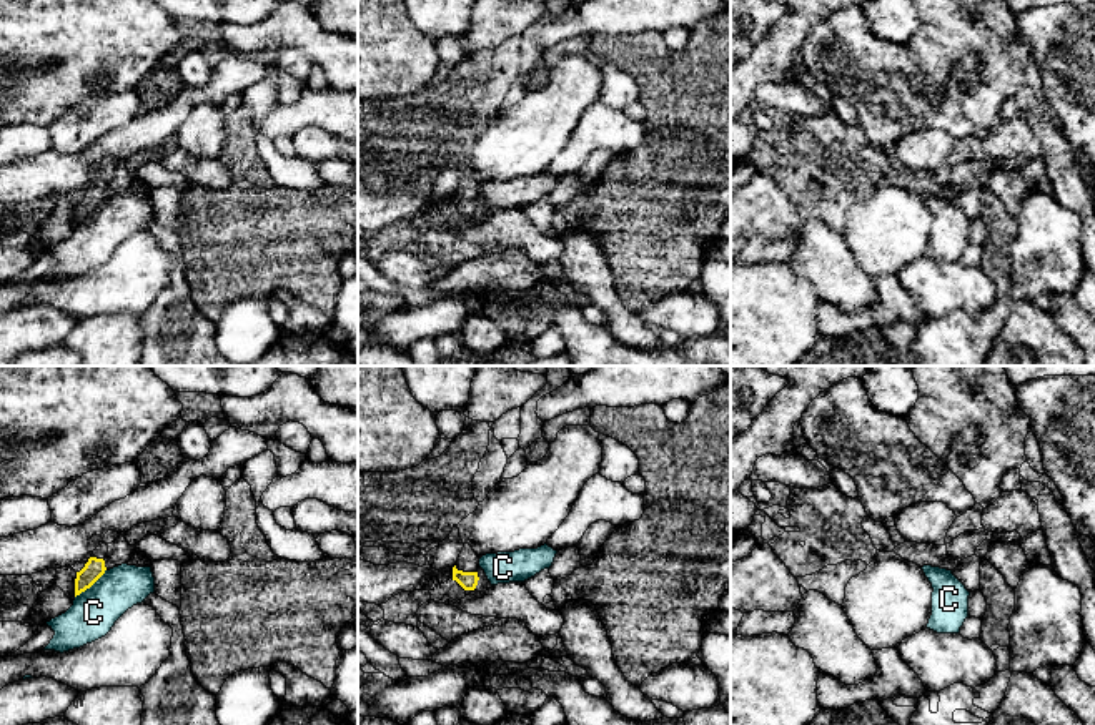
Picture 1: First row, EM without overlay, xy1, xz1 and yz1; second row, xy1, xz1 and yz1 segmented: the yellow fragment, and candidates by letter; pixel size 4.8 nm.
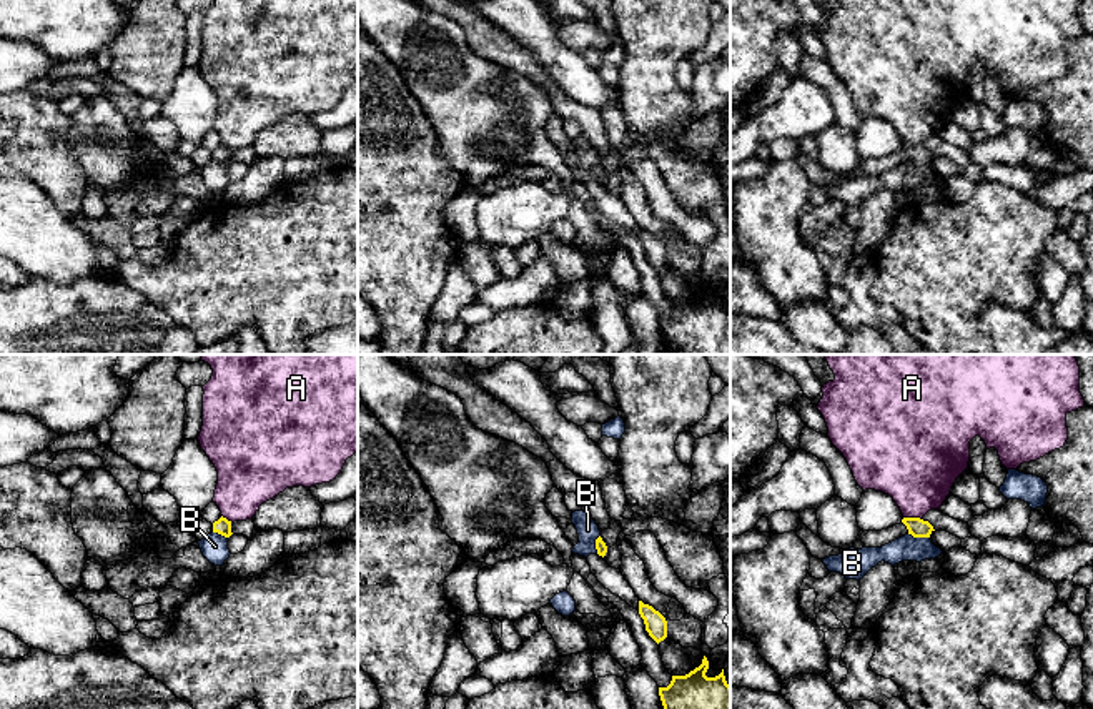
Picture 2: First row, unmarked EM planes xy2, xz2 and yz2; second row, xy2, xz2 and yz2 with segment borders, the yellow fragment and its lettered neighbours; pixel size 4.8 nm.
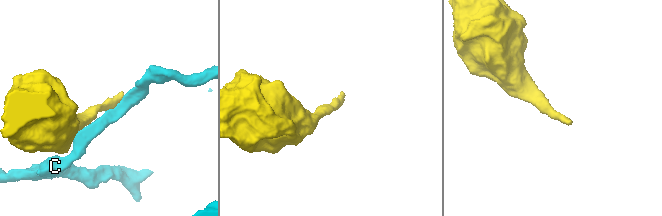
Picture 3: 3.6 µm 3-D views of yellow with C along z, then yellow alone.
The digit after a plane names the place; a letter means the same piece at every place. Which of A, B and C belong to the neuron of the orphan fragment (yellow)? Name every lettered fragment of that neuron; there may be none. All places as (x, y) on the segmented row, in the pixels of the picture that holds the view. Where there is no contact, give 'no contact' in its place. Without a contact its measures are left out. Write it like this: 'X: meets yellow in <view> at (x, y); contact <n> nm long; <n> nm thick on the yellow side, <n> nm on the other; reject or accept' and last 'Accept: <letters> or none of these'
A: meets yellow in yz2 at (912, 518); contact 90 nm long; 90 nm thick on the yellow side, 380 nm on the other; reject
B: meets yellow in yz2 at (919, 536); contact 110 nm long; 90 nm thick on the yellow side, 130 nm on the other; reject
C: meets yellow in xy1 at (90, 586); contact 200 nm long; 100 nm thick on the yellow side, 220 nm on the other; reject
Accept: none of these

